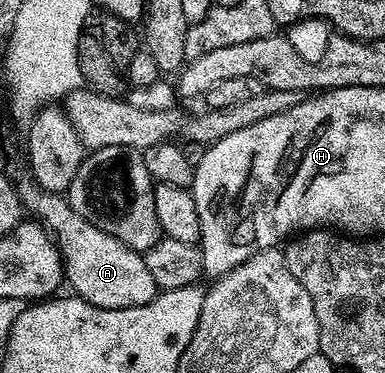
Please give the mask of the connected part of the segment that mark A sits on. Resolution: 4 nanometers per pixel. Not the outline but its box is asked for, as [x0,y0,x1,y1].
[16,177,158,309]

